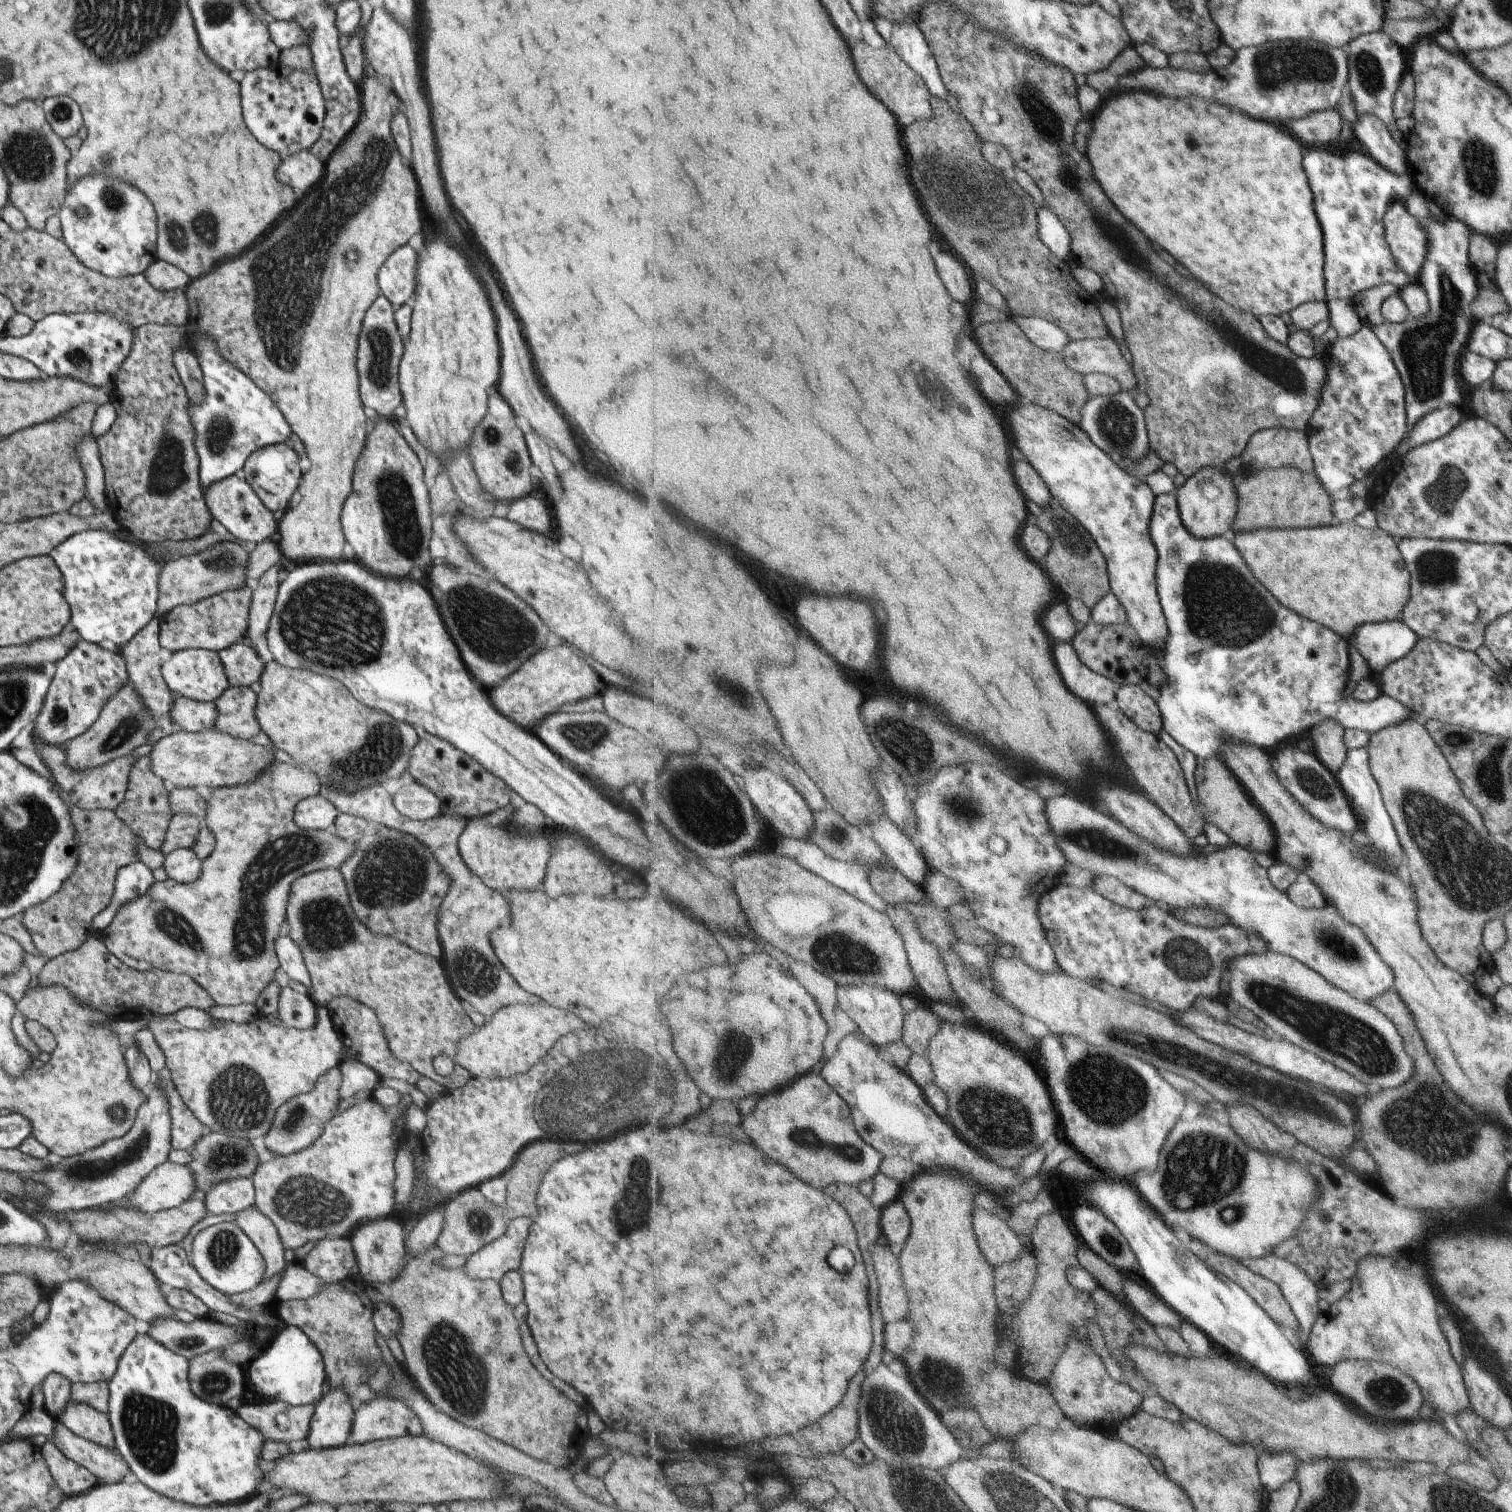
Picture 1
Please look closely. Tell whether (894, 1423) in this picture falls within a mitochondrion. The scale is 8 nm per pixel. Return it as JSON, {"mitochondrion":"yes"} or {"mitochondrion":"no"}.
{"mitochondrion":"yes"}

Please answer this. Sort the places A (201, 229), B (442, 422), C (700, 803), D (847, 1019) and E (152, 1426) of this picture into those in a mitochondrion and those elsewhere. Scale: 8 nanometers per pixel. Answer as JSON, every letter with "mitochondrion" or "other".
{"A":"mitochondrion","B":"other","C":"mitochondrion","D":"other","E":"mitochondrion"}

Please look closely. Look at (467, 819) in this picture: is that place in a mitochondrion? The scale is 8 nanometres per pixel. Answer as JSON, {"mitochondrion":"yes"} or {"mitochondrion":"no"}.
{"mitochondrion":"no"}

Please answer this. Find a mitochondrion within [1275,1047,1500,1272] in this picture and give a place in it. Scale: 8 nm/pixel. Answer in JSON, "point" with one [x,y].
{"point":[1402,1117]}

